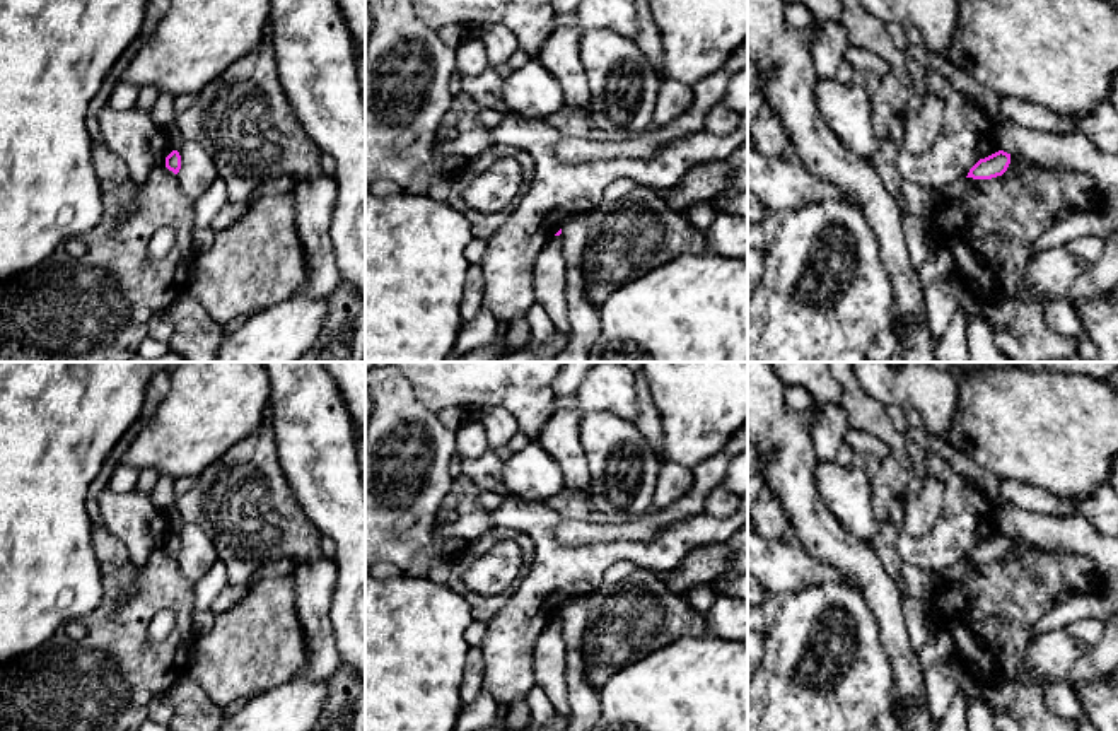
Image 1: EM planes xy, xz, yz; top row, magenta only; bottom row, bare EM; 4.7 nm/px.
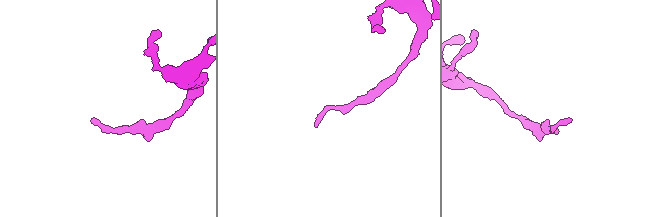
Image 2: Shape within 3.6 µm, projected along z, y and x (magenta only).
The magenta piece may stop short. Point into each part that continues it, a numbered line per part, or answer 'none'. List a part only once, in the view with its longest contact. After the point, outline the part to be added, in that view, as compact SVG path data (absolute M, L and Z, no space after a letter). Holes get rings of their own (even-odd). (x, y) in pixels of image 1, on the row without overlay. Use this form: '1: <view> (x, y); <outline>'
none

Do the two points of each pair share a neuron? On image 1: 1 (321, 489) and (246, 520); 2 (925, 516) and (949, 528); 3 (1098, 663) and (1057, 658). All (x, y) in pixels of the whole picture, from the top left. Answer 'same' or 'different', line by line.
1: different
2: different
3: different

